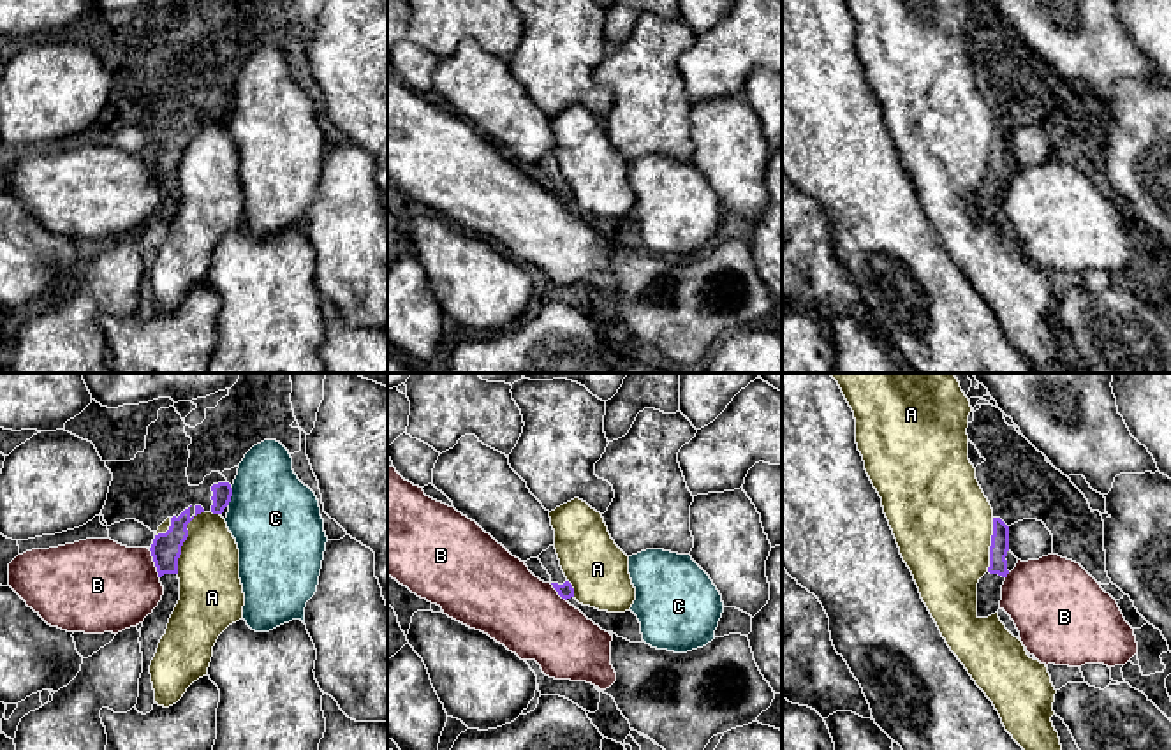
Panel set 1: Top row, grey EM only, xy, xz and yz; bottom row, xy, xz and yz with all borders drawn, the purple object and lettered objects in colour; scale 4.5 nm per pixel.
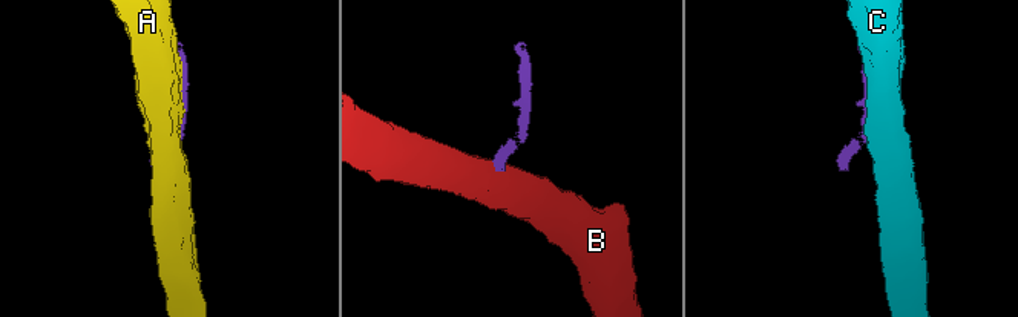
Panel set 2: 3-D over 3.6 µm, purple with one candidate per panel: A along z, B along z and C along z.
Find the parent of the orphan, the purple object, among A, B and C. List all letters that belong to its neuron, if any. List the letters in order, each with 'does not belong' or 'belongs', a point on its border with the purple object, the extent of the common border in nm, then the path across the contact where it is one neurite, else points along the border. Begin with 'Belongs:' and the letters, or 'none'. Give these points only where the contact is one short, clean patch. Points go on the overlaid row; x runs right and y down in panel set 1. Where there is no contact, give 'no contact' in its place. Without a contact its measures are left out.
Belongs: none
A: does not belong; meets purple in xy at (185, 539); contact 320 nm long
B: does not belong; meets purple in xy at (155, 564); contact 140 nm long; border along xy (148, 550), (159, 578)
C: does not belong; meets purple in xy at (231, 495); contact 80 nm long

